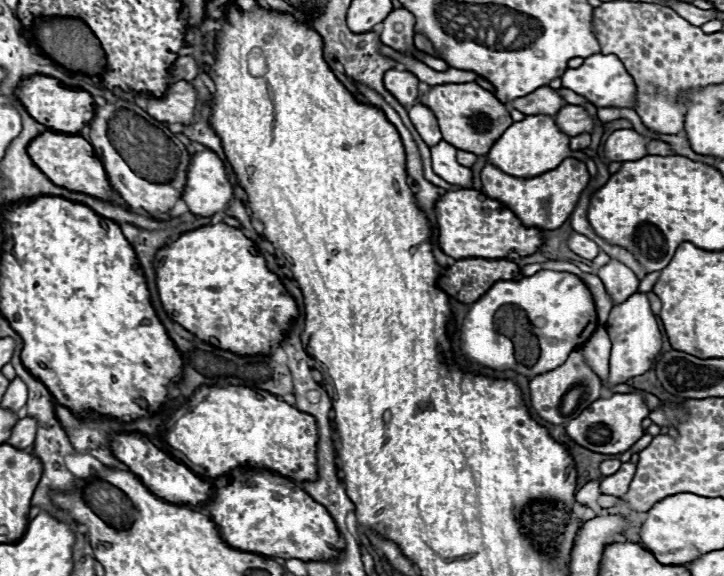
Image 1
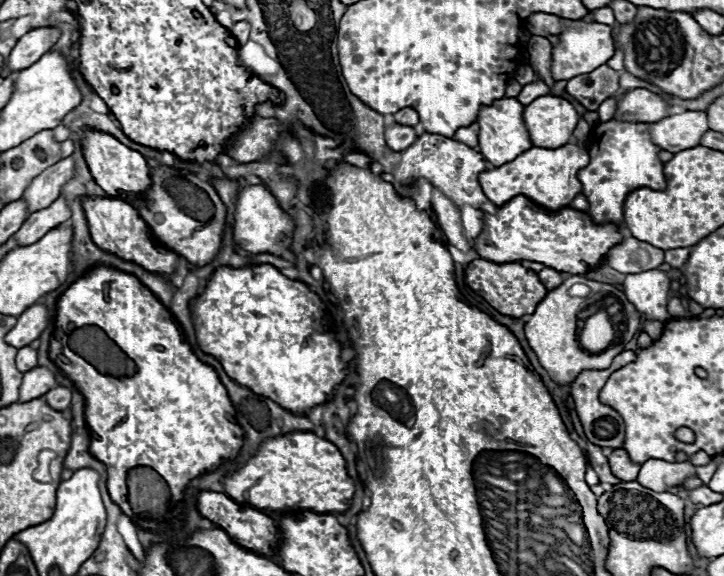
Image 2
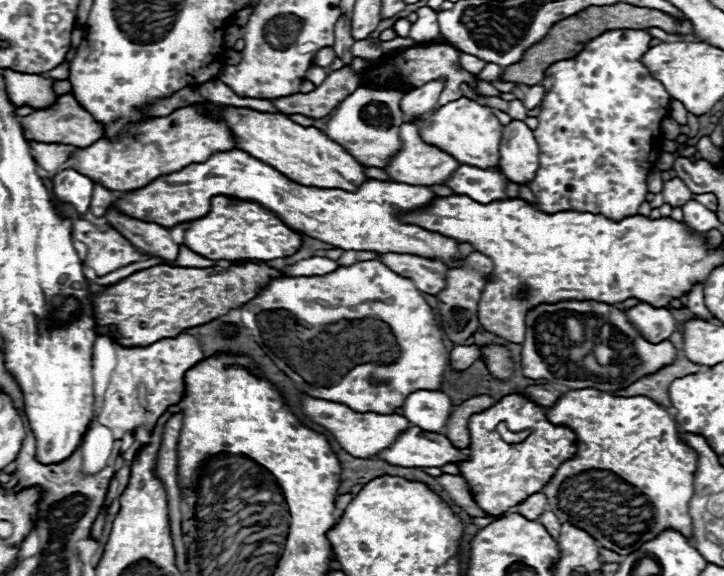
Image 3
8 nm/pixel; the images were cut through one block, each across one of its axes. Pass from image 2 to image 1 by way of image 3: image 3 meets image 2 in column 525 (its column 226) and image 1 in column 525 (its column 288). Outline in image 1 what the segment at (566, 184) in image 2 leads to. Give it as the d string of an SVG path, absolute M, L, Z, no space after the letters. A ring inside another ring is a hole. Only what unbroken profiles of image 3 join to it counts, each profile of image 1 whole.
M566 158L558 168L546 174L540 174L536 178L514 178L490 164L486 164L482 170L484 194L492 200L502 202L506 208L510 208L524 226L540 228L540 230L556 230L570 218L588 180L590 180L590 174L586 170L586 164L576 158Z

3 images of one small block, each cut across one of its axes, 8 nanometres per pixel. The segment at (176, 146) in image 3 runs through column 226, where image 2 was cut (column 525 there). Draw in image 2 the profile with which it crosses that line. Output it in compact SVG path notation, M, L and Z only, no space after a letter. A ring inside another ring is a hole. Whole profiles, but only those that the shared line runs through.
M500 98L500 100L494 100L490 106L480 108L480 112L476 116L476 122L480 126L478 148L480 148L480 154L490 164L494 164L494 166L506 164L508 160L514 160L520 152L526 152L528 148L532 148L528 130L522 120L522 112L524 112L524 106L516 98Z

